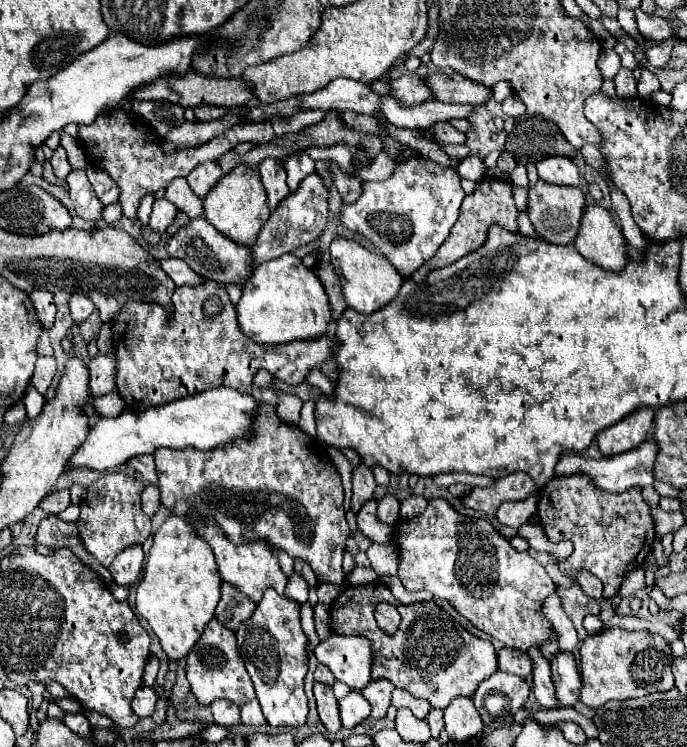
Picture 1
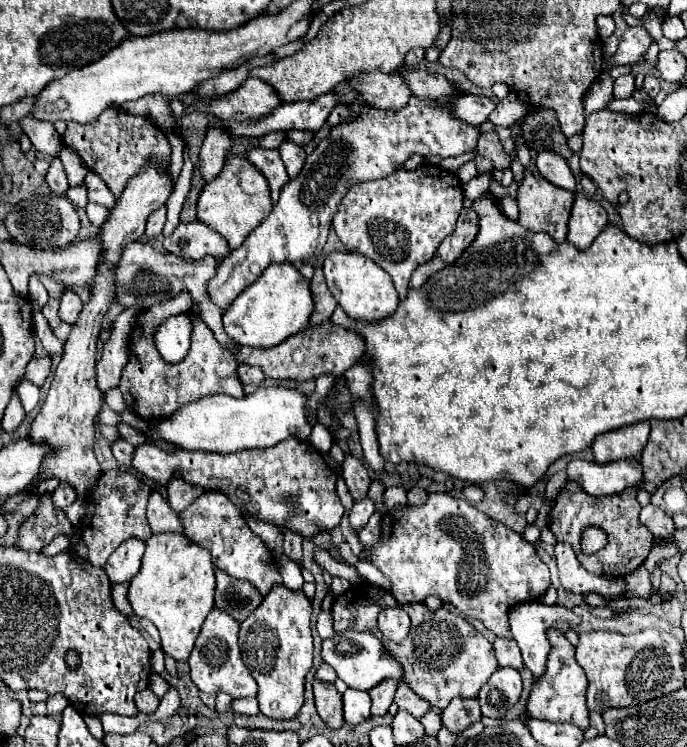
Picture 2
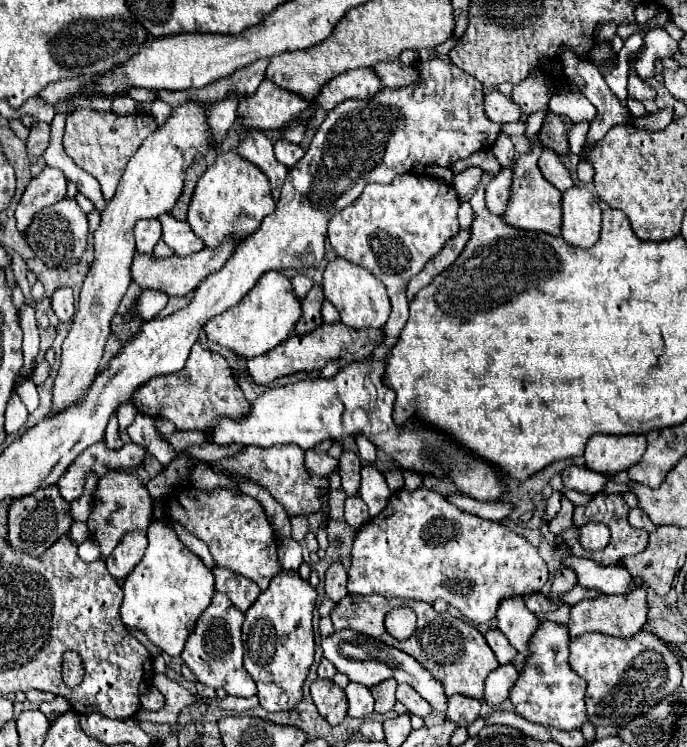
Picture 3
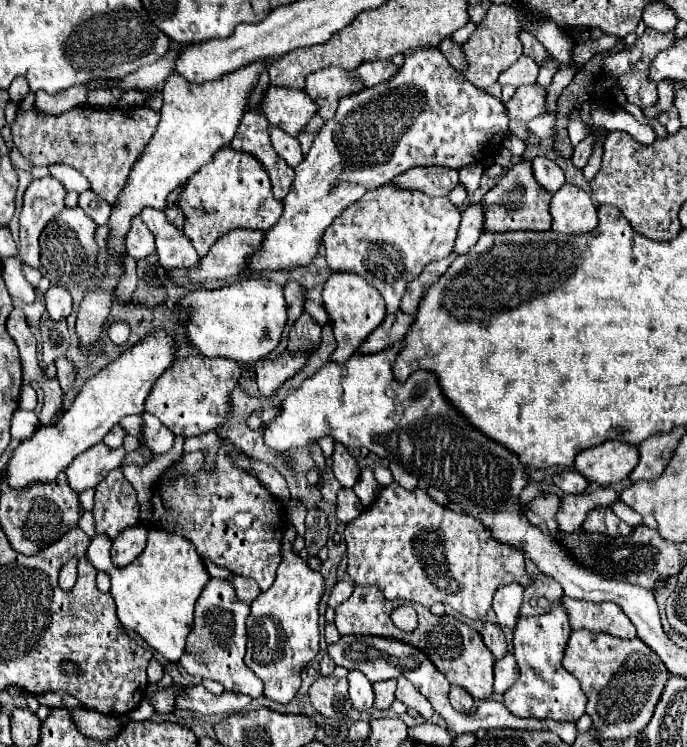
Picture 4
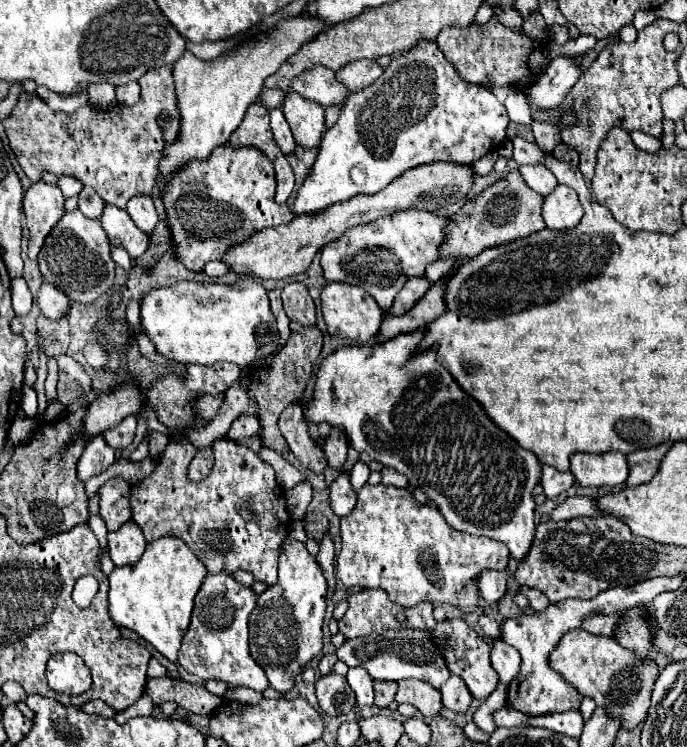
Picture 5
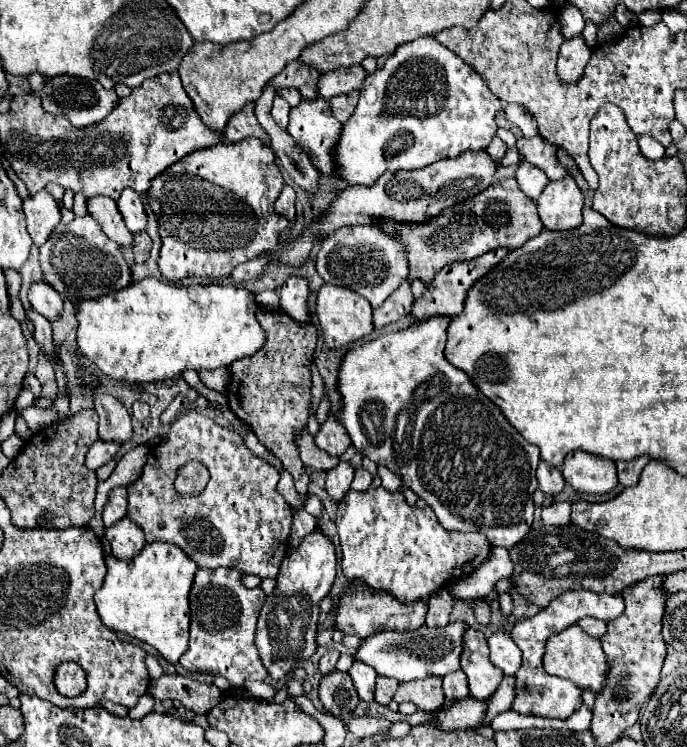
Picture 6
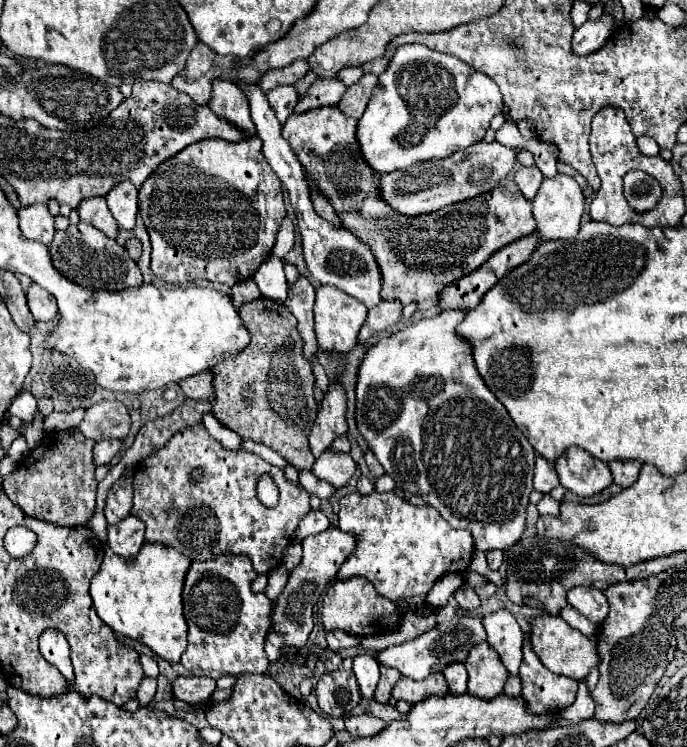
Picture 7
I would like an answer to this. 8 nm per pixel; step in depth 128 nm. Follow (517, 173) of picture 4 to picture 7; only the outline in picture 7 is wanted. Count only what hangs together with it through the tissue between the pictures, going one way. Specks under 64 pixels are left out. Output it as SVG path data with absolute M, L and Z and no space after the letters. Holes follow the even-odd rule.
M324 106L324 108L314 108L312 112L292 114L282 126L282 136L290 142L300 164L312 176L318 190L330 200L340 222L372 248L382 270L382 300L400 300L402 304L418 302L420 310L428 310L438 304L438 292L444 286L480 268L502 246L508 246L520 240L522 236L536 232L532 202L528 202L514 184L512 188L496 186L494 190L484 192L472 200L466 200L448 208L440 208L432 214L424 214L416 218L408 218L404 214L394 212L378 196L380 176L374 174L372 168L360 156L358 142L356 142L356 120L344 116L338 110L338 106Z

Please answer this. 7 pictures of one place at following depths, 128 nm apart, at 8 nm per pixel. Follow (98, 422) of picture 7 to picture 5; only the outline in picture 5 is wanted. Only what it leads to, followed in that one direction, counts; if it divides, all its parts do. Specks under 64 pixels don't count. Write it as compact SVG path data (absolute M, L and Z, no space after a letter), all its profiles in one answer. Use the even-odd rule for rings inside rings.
M128 416L124 418L116 428L110 428L108 432L104 432L104 440L112 446L112 448L126 448L132 438L134 438L134 430L136 430L136 416Z

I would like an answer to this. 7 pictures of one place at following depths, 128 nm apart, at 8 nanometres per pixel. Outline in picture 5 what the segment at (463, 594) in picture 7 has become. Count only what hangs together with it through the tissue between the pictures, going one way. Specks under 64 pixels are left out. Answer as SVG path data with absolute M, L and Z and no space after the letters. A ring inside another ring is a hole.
M482 614L482 616L480 616L480 628L484 630L484 634L486 634L492 642L500 636L500 626L498 626L498 622L496 622L494 618L486 616L486 614Z

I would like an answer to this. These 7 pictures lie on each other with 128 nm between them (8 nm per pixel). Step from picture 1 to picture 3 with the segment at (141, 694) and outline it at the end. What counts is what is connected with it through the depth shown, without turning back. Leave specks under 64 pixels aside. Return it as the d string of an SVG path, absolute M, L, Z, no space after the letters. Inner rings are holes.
M150 688L140 696L140 704L144 710L160 710L164 706L164 696L156 688Z

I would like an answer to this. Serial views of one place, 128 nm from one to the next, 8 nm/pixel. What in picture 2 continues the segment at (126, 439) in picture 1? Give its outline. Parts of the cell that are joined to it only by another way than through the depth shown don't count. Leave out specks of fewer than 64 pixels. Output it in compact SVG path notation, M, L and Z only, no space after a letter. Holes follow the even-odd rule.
M258 388L254 394L234 398L228 394L206 396L178 408L170 418L148 422L148 440L164 440L182 450L204 450L232 454L248 448L270 448L290 436L298 440L310 438L312 424L306 416L306 396L292 388Z

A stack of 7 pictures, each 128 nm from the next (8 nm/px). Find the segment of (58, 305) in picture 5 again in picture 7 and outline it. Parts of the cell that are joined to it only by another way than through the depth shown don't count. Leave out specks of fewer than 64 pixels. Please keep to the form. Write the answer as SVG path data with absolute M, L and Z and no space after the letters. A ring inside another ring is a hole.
M30 284L26 296L28 296L30 312L34 314L34 318L36 318L38 322L48 322L48 320L52 320L52 318L58 314L56 298L54 298L48 290L44 290L42 286Z

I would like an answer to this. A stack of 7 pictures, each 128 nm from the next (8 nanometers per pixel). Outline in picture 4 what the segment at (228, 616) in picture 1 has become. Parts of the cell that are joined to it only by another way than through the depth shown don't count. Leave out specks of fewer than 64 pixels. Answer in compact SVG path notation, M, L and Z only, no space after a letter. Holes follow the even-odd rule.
M230 576L228 578L228 582L232 584L232 588L236 590L236 596L242 600L242 602L246 602L246 604L252 604L252 600L260 594L260 588L258 588L258 584L252 580L252 578L244 578L244 576Z

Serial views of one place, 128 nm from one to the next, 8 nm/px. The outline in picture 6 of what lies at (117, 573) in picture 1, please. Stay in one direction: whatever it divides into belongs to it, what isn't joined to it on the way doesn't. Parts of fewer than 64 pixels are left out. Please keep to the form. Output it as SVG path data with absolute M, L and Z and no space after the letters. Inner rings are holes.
M128 516L118 520L112 528L106 528L106 538L118 560L132 560L146 544L144 532Z

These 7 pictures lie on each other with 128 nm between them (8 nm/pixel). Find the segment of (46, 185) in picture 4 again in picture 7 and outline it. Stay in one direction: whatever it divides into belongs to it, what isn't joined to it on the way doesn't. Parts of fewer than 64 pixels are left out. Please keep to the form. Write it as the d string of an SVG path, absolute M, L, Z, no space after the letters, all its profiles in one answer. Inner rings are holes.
M32 204L18 210L20 230L26 238L38 240L48 246L54 236L54 216L48 212L46 204Z

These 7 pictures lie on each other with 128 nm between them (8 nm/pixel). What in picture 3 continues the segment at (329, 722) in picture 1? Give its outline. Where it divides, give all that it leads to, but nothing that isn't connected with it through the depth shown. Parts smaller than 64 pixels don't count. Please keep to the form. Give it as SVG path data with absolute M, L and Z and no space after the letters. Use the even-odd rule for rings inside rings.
M316 678L310 684L310 694L312 694L312 700L314 700L320 716L330 726L338 726L344 720L348 700L346 700L346 694L340 686L336 686L332 680Z

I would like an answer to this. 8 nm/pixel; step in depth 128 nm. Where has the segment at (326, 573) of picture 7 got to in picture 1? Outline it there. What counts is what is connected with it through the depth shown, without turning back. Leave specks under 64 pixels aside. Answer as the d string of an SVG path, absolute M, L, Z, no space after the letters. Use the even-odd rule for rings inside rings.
M268 588L258 602L250 620L244 620L236 632L238 650L246 662L246 670L254 682L258 702L270 726L304 726L308 700L304 694L304 676L308 672L306 634L300 626L300 606L286 596L278 596ZM278 654L278 670L276 670Z

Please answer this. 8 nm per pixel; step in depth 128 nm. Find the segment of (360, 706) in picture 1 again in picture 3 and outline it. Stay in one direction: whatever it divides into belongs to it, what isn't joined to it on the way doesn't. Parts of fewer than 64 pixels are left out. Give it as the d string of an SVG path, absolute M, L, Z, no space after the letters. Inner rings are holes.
M350 682L346 686L346 698L348 698L348 716L352 718L366 718L374 710L374 700L370 694L370 688Z

